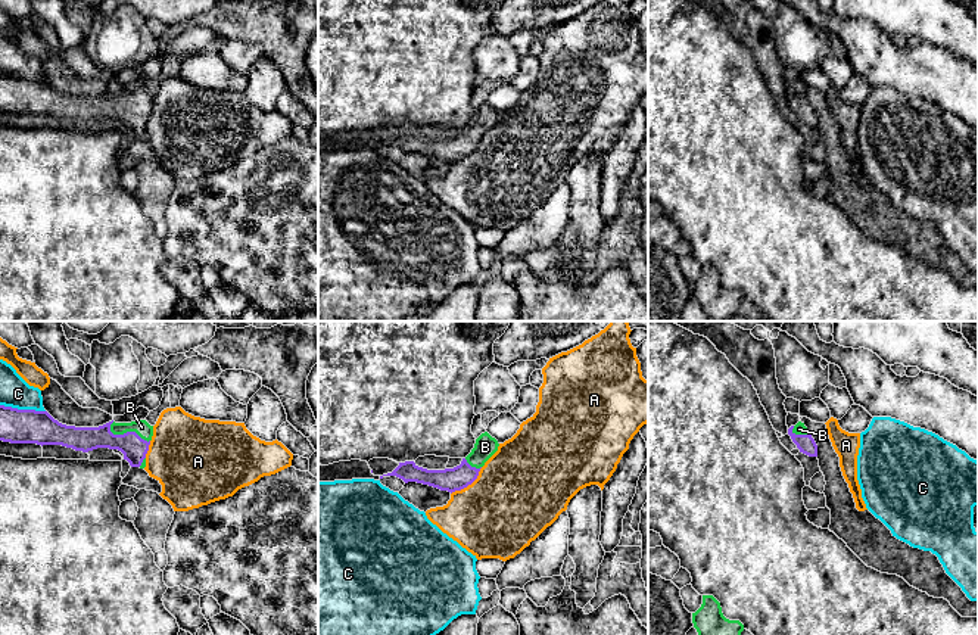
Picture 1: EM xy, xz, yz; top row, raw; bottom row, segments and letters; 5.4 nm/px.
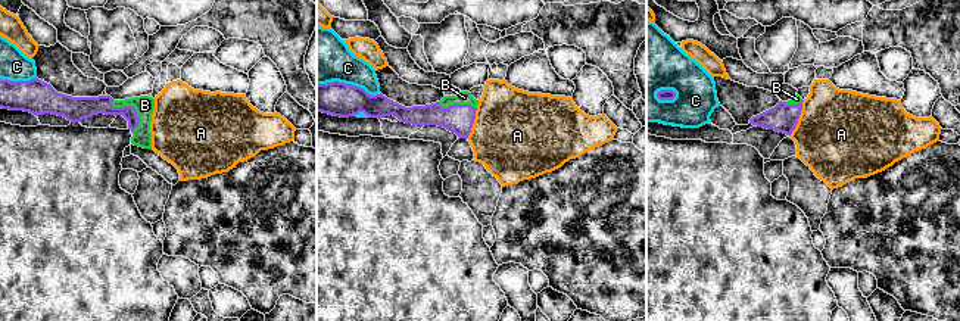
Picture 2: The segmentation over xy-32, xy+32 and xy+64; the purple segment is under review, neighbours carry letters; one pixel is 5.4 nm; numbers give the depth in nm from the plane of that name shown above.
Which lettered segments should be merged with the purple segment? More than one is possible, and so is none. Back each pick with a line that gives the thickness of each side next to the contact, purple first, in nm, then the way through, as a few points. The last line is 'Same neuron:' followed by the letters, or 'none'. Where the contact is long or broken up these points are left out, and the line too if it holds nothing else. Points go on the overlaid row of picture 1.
B: calibres 140 and 90 nm; way xy (134, 448), (127, 432), (137, 432), (142, 427)
Same neuron: B

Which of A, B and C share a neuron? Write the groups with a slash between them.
A / B / C

